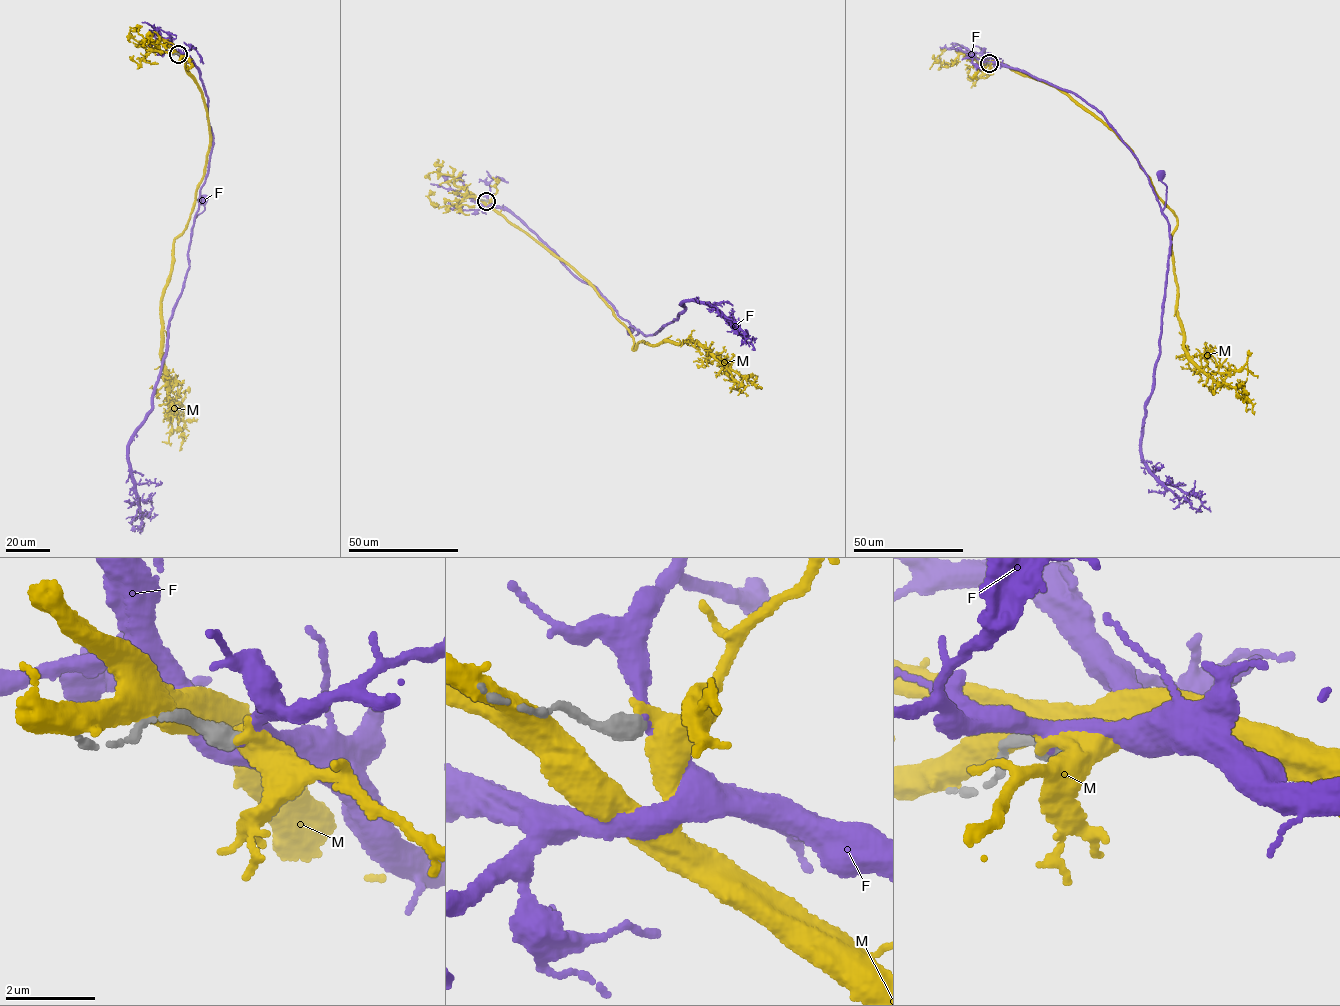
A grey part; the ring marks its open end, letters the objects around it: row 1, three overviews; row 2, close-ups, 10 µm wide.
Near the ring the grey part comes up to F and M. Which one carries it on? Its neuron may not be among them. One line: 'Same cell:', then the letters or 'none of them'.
Same cell: none of them

